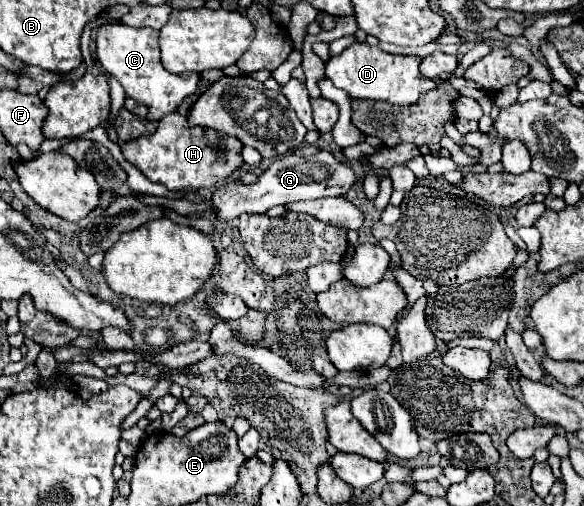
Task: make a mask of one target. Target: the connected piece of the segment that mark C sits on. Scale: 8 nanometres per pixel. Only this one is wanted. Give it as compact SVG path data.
M103 25L97 29L97 57L101 67L111 73L121 87L125 89L125 95L135 99L137 103L145 105L149 109L147 119L157 123L167 113L175 113L179 105L199 93L201 75L199 73L169 73L163 69L159 61L159 33L155 29L135 29L129 25Z

